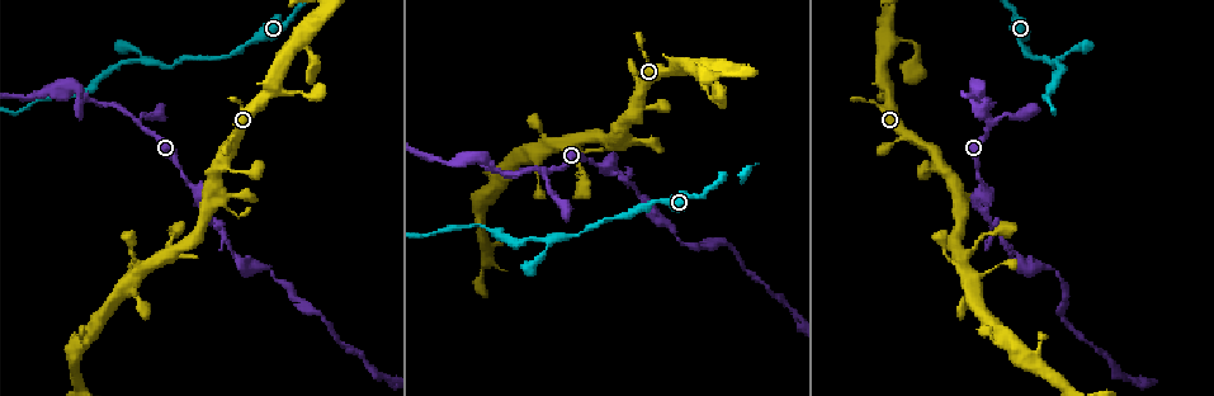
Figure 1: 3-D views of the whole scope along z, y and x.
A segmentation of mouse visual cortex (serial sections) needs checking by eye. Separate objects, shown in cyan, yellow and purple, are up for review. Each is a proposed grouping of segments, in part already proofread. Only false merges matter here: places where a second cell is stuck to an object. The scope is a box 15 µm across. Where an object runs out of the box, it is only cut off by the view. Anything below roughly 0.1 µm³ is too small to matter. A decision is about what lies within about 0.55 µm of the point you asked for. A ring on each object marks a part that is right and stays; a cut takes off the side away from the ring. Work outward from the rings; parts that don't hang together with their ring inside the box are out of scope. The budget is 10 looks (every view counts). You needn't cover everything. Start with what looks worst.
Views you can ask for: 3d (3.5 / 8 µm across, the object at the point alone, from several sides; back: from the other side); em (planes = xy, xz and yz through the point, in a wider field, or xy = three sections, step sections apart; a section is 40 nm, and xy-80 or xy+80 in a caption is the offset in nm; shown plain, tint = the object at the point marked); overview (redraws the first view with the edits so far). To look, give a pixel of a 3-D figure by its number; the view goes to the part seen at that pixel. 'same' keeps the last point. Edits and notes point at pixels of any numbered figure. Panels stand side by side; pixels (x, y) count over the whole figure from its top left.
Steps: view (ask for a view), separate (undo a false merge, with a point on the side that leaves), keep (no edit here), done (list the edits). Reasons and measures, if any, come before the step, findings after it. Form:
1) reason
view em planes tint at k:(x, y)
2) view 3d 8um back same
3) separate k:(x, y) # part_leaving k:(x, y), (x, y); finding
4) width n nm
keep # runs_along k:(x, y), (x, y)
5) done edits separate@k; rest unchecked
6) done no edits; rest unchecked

three arms meet
view 3d 8um at 1:(993, 126)

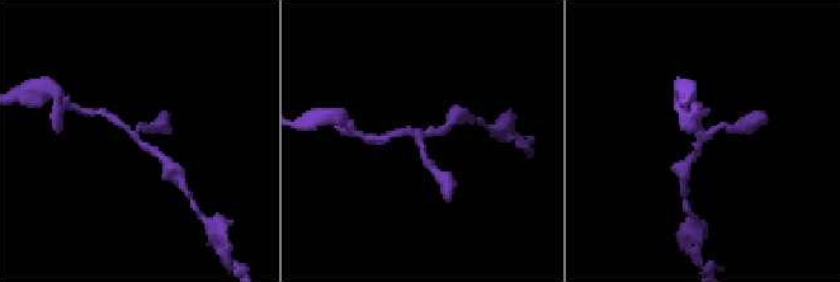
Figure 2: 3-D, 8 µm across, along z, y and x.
zoom in
view 3d 3.5um back at 2:(702, 140)

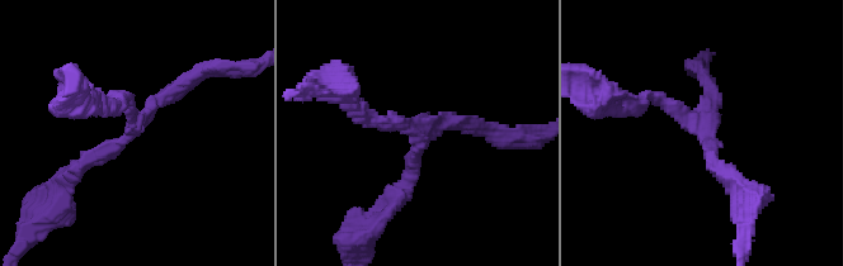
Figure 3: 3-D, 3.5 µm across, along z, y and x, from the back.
arms 3; arm_widths 200, 200, 200 nm; need the tissue
view em xy step 2 tint at 3:(416, 138)

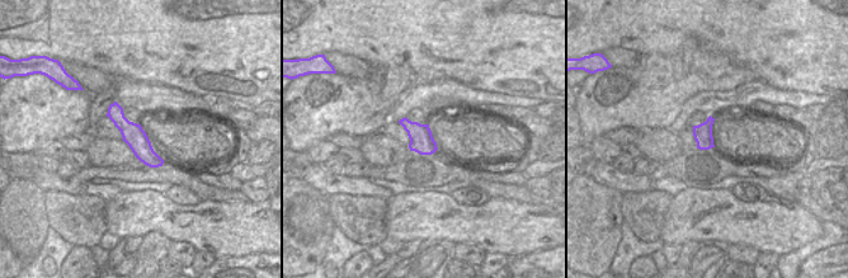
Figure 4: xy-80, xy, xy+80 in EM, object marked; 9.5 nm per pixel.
keep # runs_along 3:(71, 174), (196, 76); continuous, no second cell

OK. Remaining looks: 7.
calibre changes
view 3d 3.5um at 1:(986, 99)

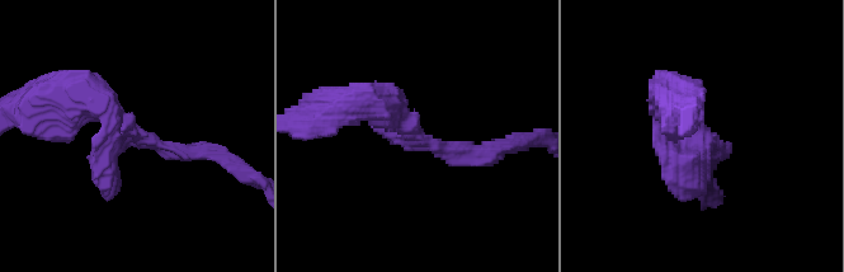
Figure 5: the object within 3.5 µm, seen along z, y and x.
keep # runs_along 5:(189, 151), (142, 140), (92, 97), (46, 101); continuous, no second cell

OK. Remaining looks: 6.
branch point
view 3d 3.5um at 1:(1062, 60)

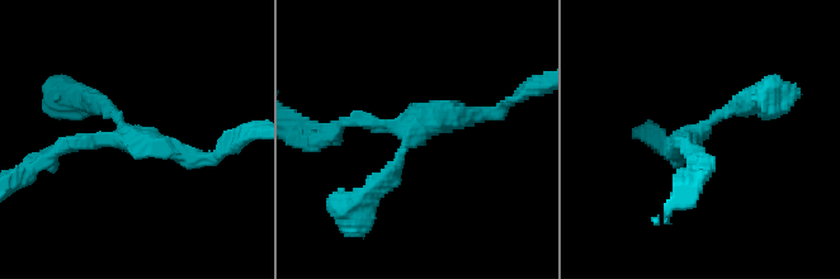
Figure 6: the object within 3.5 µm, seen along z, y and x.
arms 3; arm_widths 150, 200, 200 nm; need the tissue
view em xy step 2 tint at 6:(694, 139)

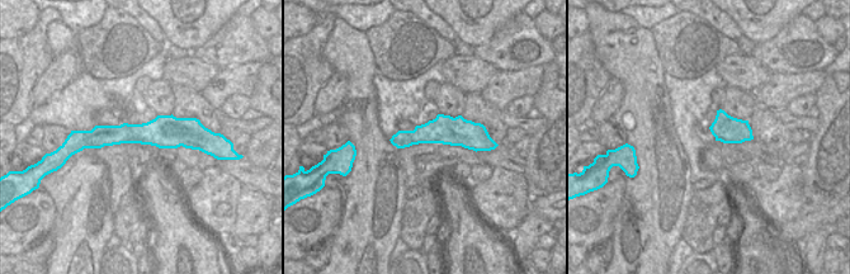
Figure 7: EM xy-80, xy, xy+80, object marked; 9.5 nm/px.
width 280 nm
keep # runs_along 7:(196, 131), (119, 133), (86, 138); one cell here

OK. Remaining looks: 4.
sudden change in width
view 3d 8um at 1:(299, 92)

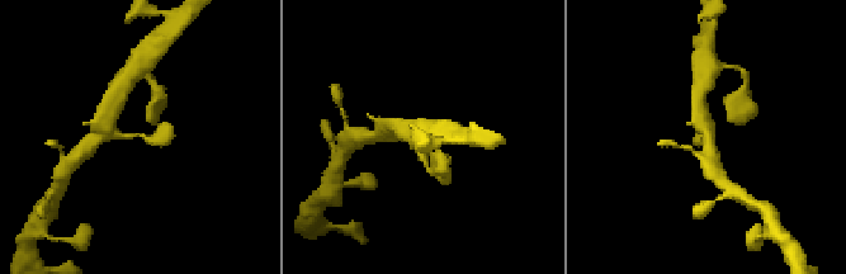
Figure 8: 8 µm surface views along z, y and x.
view em planes tint at 8:(135, 134)

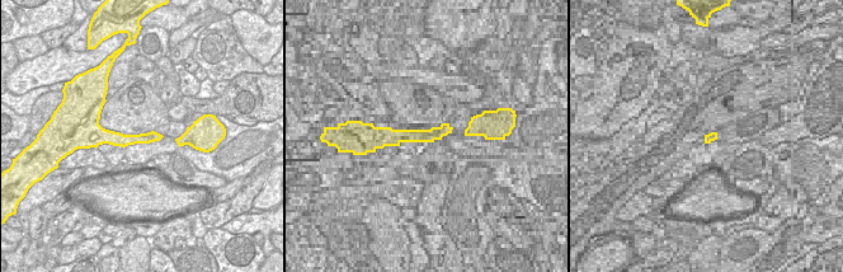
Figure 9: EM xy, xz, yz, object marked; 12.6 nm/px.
width 160 nm
keep # runs_along 9:(102, 132), (114, 139), (156, 137); one cell here

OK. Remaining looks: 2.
done no edits; rest unchecked

